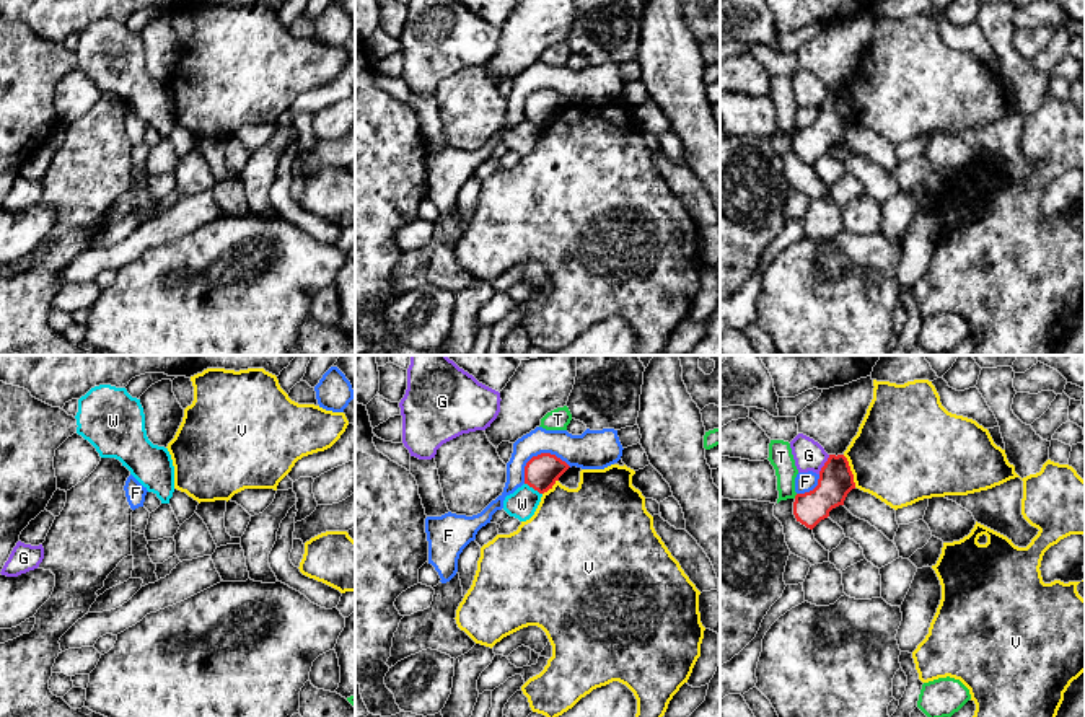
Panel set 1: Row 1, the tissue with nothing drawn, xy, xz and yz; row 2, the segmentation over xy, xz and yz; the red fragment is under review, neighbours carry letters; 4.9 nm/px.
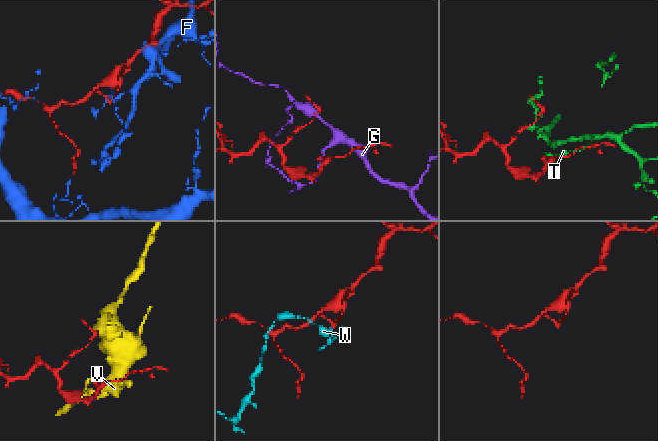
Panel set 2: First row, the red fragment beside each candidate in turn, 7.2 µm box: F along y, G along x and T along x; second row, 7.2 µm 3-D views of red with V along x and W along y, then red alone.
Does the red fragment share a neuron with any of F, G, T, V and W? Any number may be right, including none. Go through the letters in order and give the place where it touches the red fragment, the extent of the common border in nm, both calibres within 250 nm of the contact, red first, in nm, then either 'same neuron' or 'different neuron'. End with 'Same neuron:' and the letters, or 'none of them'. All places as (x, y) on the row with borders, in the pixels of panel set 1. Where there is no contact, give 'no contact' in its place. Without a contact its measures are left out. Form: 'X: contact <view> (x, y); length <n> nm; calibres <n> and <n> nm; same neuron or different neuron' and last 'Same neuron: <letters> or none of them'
F: contact xz (538, 455); length 260 nm; calibres 170 and 180 nm; different neuron
G: contact yz (825, 465); length 110 nm; calibres 170 and 150 nm; different neuron
T: contact yz (795, 496); length 30 nm; calibres 170 and 120 nm; different neuron
V: contact yz (851, 471); length 170 nm; calibres 170 and 460 nm; different neuron
W: contact xz (533, 488); length 110 nm; calibres 170 and 150 nm; different neuron
Same neuron: none of them

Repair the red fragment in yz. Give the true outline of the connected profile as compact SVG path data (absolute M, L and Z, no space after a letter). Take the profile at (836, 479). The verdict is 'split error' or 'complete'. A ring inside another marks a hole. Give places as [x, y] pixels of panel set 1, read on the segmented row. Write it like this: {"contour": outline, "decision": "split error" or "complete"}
{"contour": "M829 455L819 471L818 486L805 494L797 494L793 515L797 521L813 530L829 512L844 505L847 494L855 489L854 474L844 455Z", "decision": "complete"}

